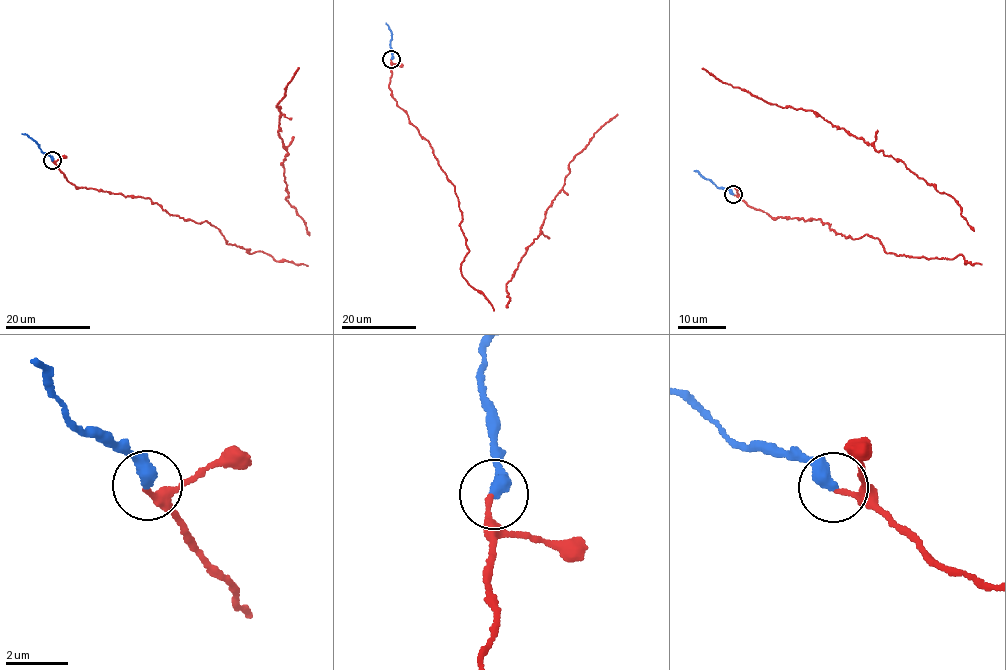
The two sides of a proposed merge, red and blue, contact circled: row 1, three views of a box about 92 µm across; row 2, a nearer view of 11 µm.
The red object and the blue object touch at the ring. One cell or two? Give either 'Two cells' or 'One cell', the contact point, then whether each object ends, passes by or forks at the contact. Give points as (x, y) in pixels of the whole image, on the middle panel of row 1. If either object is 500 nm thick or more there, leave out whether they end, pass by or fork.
One cell. Place: (391, 59). At the ring red ends. At the ring blue ends

